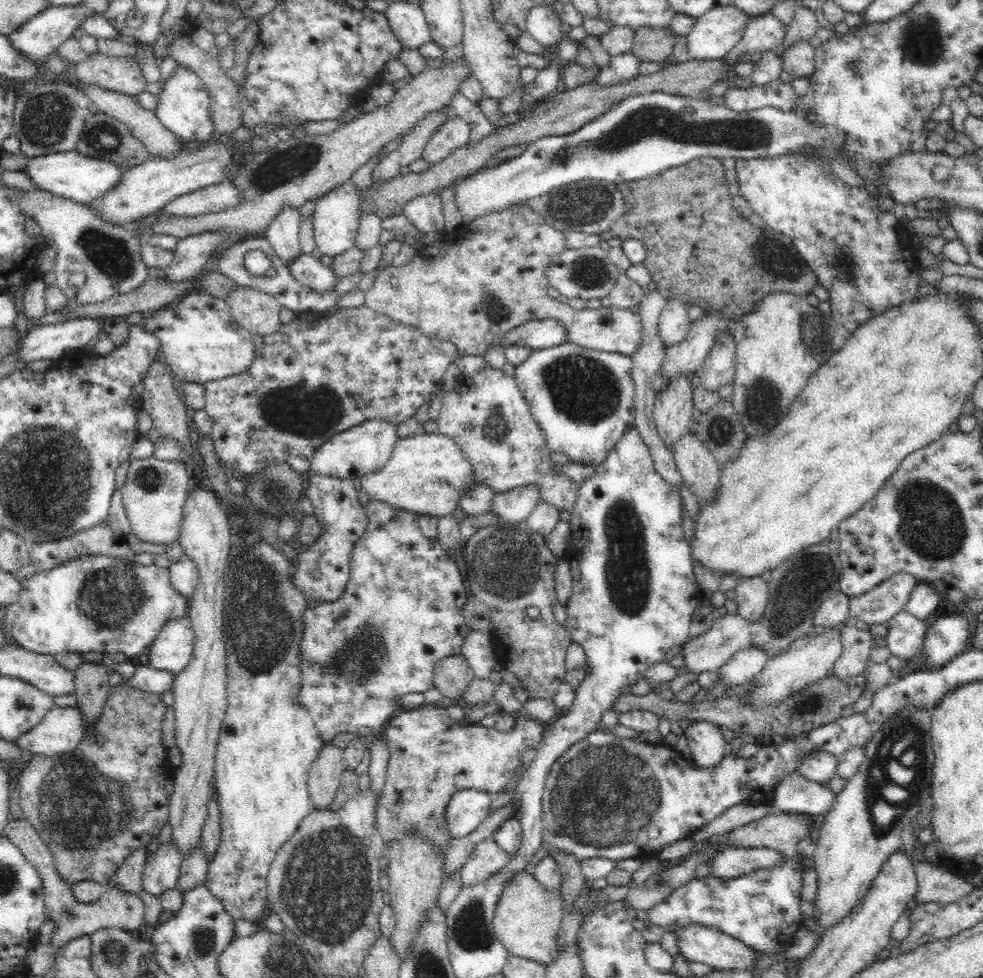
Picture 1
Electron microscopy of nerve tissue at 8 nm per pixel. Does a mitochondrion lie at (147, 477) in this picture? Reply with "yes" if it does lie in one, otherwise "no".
yes

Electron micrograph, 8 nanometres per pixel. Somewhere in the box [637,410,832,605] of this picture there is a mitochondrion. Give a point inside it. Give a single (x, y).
(721, 428)

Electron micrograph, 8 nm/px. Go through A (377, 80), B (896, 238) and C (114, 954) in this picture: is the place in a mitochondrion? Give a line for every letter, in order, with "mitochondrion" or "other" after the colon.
A: other
B: other
C: mitochondrion

